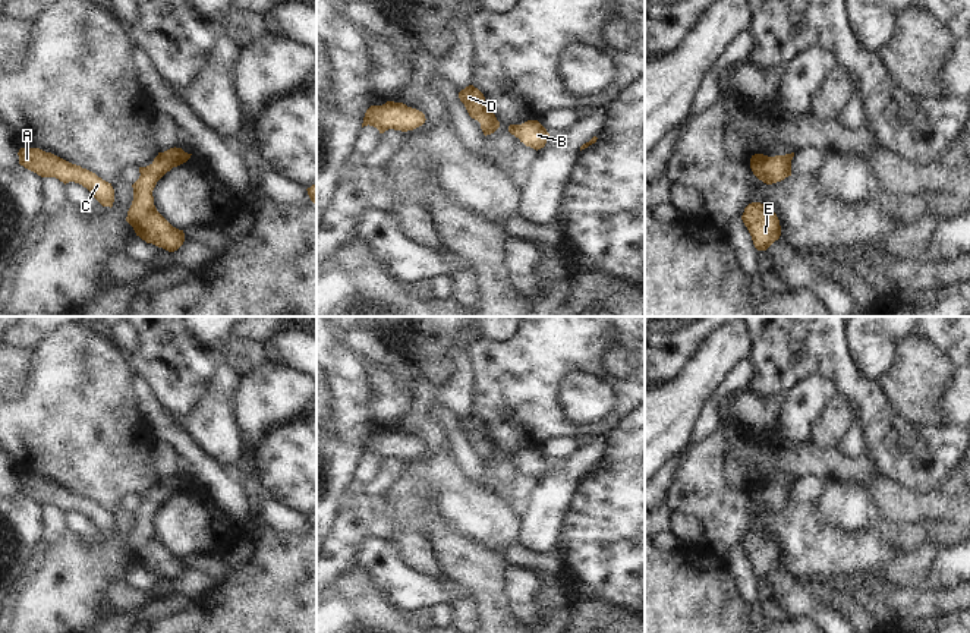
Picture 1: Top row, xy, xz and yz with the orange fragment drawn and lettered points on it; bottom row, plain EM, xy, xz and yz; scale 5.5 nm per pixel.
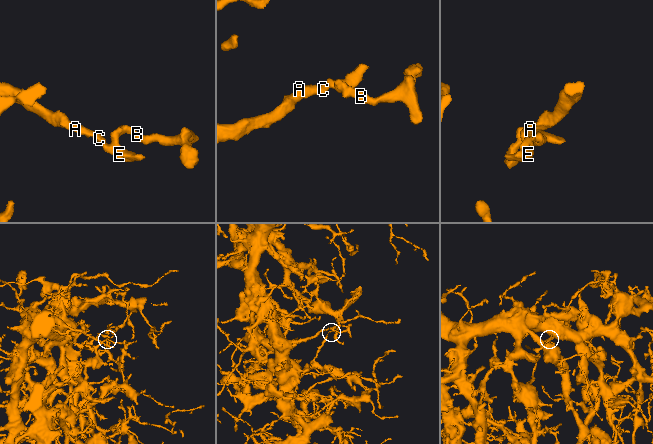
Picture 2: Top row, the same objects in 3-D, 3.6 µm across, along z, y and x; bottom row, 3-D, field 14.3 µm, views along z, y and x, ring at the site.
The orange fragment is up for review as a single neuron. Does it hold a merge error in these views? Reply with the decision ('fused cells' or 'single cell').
single cell

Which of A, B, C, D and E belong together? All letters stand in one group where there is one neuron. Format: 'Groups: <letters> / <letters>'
Groups: A B C D E

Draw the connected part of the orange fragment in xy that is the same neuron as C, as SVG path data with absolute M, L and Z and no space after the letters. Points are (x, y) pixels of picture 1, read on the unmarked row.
M21 476L19 492L41 506L56 506L64 513L75 510L86 516L103 535L113 535L114 517L95 501L72 492L40 476Z

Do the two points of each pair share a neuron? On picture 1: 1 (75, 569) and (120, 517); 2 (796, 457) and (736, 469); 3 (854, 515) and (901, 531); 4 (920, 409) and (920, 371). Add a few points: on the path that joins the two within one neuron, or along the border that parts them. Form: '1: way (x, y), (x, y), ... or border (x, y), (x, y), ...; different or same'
1: way (91, 564), (120, 534); same
2: way (781, 457), (750, 460); same
3: way (866, 517), (890, 531); same
4: way (920, 400), (920, 380); same

